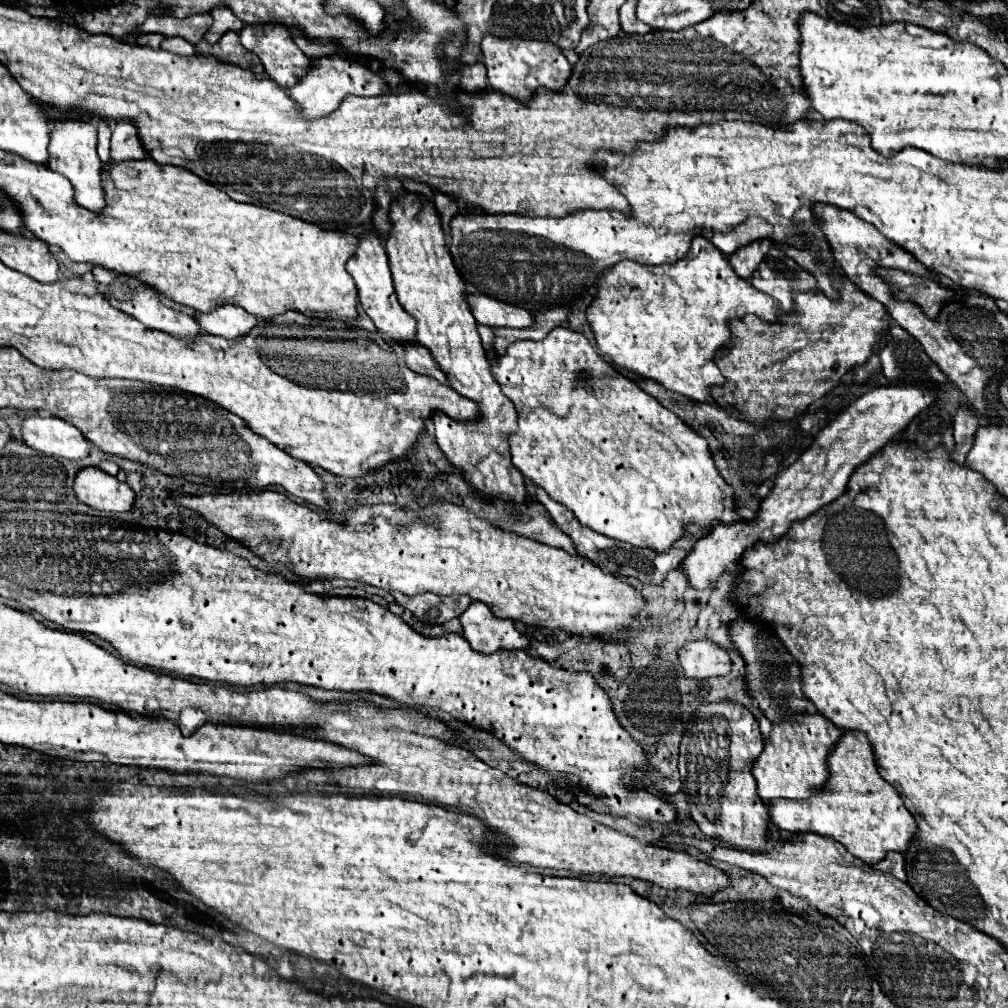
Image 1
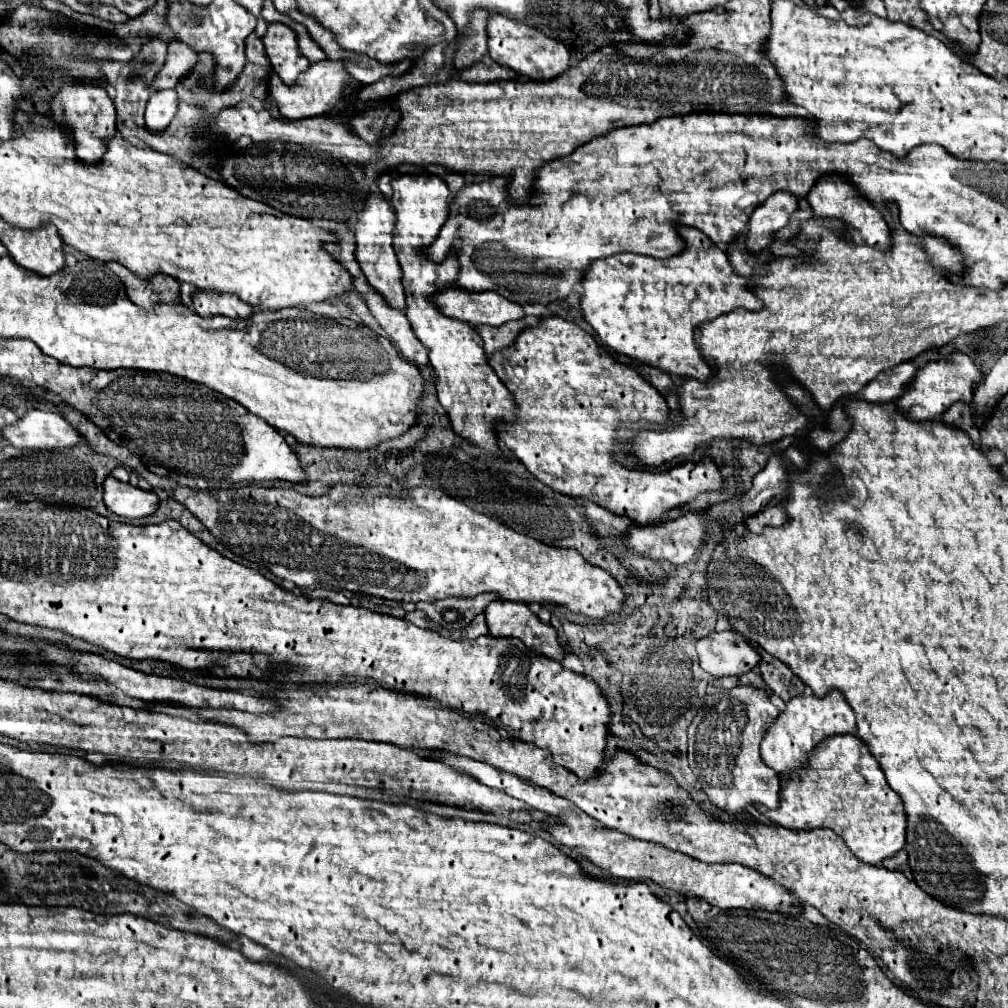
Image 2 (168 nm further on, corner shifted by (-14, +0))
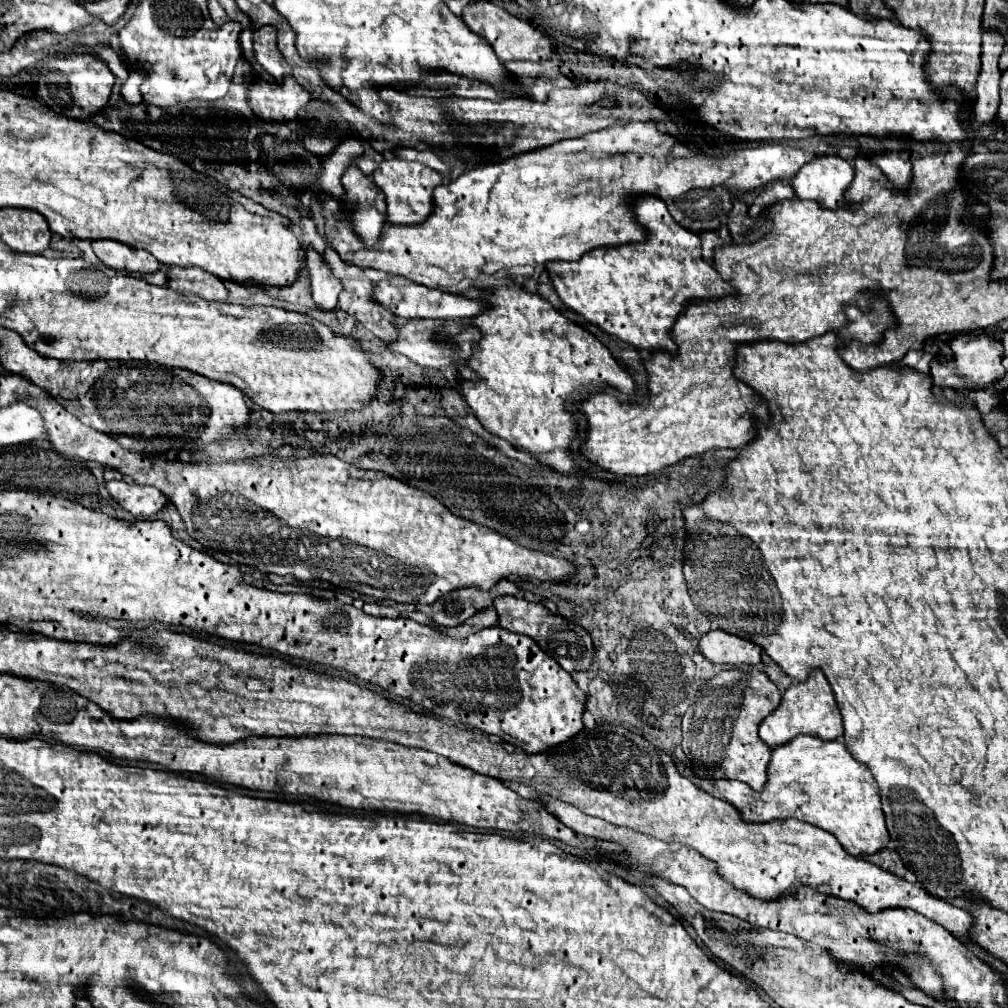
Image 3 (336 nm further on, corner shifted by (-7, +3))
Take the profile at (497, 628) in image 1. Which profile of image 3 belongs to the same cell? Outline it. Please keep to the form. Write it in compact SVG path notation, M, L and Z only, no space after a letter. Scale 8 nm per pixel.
M499 596L495 598L495 610L497 610L497 626L505 628L515 634L525 634L537 642L537 646L549 654L551 658L557 660L557 664L567 670L567 672L579 672L587 670L591 660L593 660L593 642L591 636L577 626L575 622L551 614L543 604L539 602L527 602L525 598L515 598L515 596Z

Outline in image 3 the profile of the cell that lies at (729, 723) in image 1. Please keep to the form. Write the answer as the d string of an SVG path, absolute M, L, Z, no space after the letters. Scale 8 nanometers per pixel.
M739 666L707 680L699 690L695 704L683 716L683 752L701 780L743 780L755 792L767 782L767 764L771 748L757 736L757 728L781 702L779 688L753 666Z

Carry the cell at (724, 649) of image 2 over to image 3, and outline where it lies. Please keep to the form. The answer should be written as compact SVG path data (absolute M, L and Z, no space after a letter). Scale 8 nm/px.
M709 630L699 640L699 652L711 664L759 664L763 650L749 640L727 634L723 630Z

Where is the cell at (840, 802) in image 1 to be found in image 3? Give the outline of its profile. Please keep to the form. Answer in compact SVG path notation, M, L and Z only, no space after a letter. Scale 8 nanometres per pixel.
M799 736L773 750L769 778L763 792L753 792L737 780L715 780L717 796L731 802L747 822L771 822L797 818L831 832L851 856L875 854L889 844L879 786L871 770L855 760L839 740Z

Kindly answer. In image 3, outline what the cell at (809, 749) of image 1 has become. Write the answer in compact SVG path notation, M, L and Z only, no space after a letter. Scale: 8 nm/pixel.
M813 670L807 678L807 682L795 682L783 692L783 700L779 708L769 714L761 726L759 726L759 738L769 746L777 748L787 742L791 742L795 736L810 735L821 740L837 740L843 736L843 724L841 724L841 712L837 708L837 702L833 698L833 690L823 676L821 670Z

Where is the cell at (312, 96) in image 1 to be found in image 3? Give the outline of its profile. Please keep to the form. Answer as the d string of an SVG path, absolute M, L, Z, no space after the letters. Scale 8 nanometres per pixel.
M293 76L283 82L255 80L249 90L251 110L265 122L289 122L301 108L311 102L311 92L303 88Z

